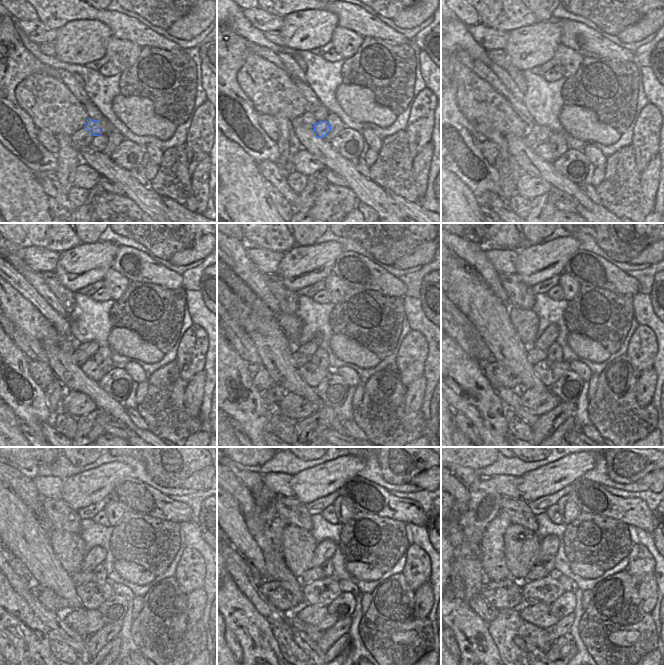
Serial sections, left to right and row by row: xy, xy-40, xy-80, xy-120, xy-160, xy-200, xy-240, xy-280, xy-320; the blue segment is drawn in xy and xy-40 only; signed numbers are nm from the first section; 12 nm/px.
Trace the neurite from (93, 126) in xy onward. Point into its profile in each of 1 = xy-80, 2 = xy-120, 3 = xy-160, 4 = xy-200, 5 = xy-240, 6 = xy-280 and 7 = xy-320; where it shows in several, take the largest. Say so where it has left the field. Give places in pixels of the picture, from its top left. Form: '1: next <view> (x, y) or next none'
1: next xy-80 (543, 134)
2: next xy-120 (96, 360)
3: next xy-160 (314, 371)
4: next xy-200 (544, 369)
5: next xy-240 (93, 594)
6: next xy-280 (322, 592)
7: next xy-320 (546, 590)

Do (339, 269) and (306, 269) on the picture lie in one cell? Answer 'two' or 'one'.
two

